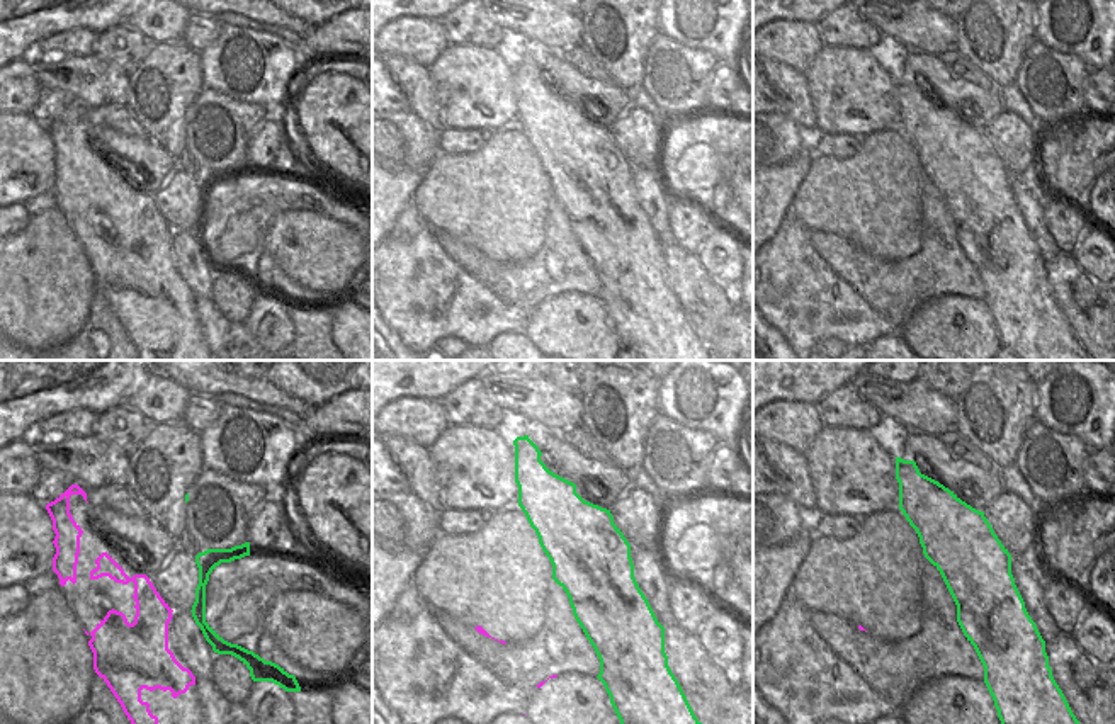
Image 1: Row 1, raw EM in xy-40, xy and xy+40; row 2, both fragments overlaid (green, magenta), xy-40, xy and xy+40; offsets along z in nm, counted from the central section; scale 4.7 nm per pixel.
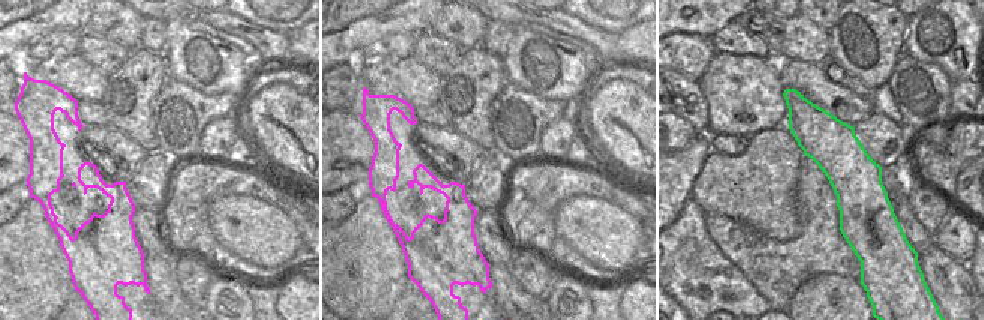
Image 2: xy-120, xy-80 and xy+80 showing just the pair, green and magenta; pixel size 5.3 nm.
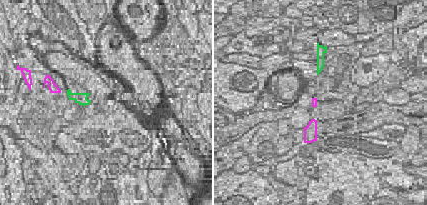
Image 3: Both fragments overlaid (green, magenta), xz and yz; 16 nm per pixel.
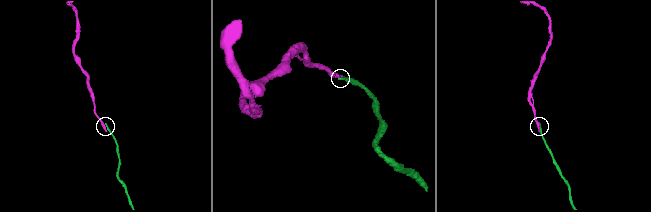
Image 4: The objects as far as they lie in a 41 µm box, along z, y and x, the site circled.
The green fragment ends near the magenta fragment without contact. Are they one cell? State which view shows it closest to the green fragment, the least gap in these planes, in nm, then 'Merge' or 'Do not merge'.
Closest in xy-40. Distance 90 nm. Merge

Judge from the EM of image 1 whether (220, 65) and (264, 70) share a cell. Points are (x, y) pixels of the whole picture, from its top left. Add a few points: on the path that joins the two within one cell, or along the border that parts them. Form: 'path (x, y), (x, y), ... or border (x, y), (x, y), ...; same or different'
path (230, 65), (254, 67); same

